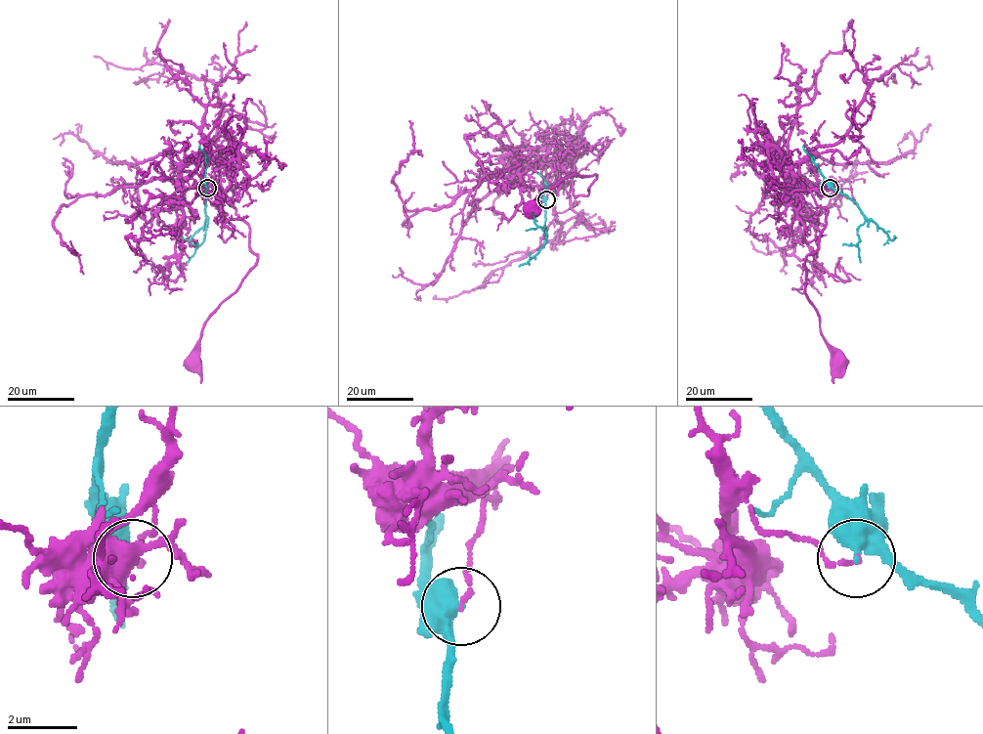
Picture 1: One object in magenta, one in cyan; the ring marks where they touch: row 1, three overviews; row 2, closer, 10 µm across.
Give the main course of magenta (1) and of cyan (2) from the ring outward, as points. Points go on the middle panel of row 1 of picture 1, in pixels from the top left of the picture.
1: (546, 198), (564, 160), (572, 164), (575, 197), (588, 194), (596, 175), (571, 175), (541, 191), (535, 210)
2: (546, 198), (547, 235), (544, 228), (525, 230)

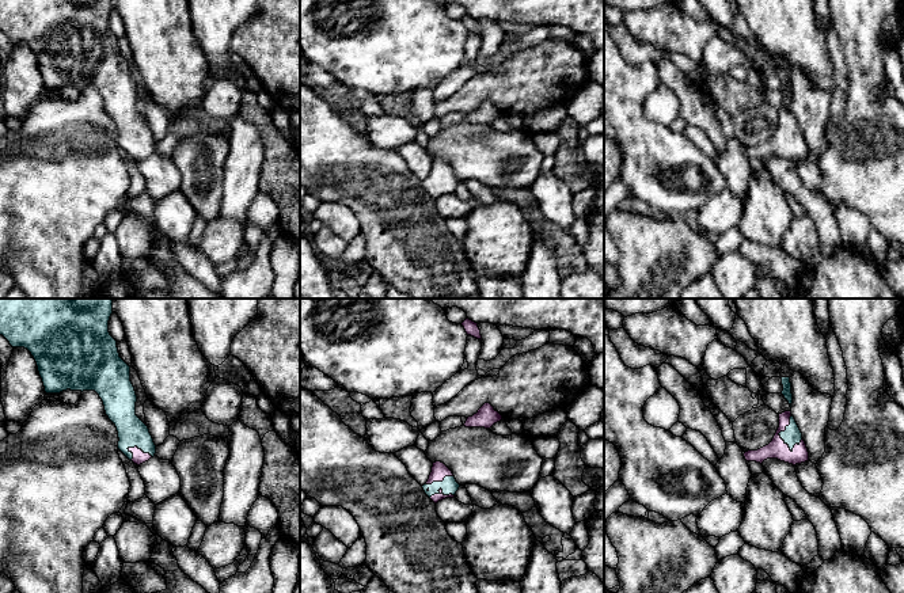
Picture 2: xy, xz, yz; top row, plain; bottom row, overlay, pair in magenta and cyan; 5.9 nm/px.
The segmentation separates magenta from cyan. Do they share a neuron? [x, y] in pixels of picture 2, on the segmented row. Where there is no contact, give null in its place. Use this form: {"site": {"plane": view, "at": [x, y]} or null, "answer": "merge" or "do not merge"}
{"site": {"plane": "yz", "at": [779, 432]}, "answer": "do not merge"}

